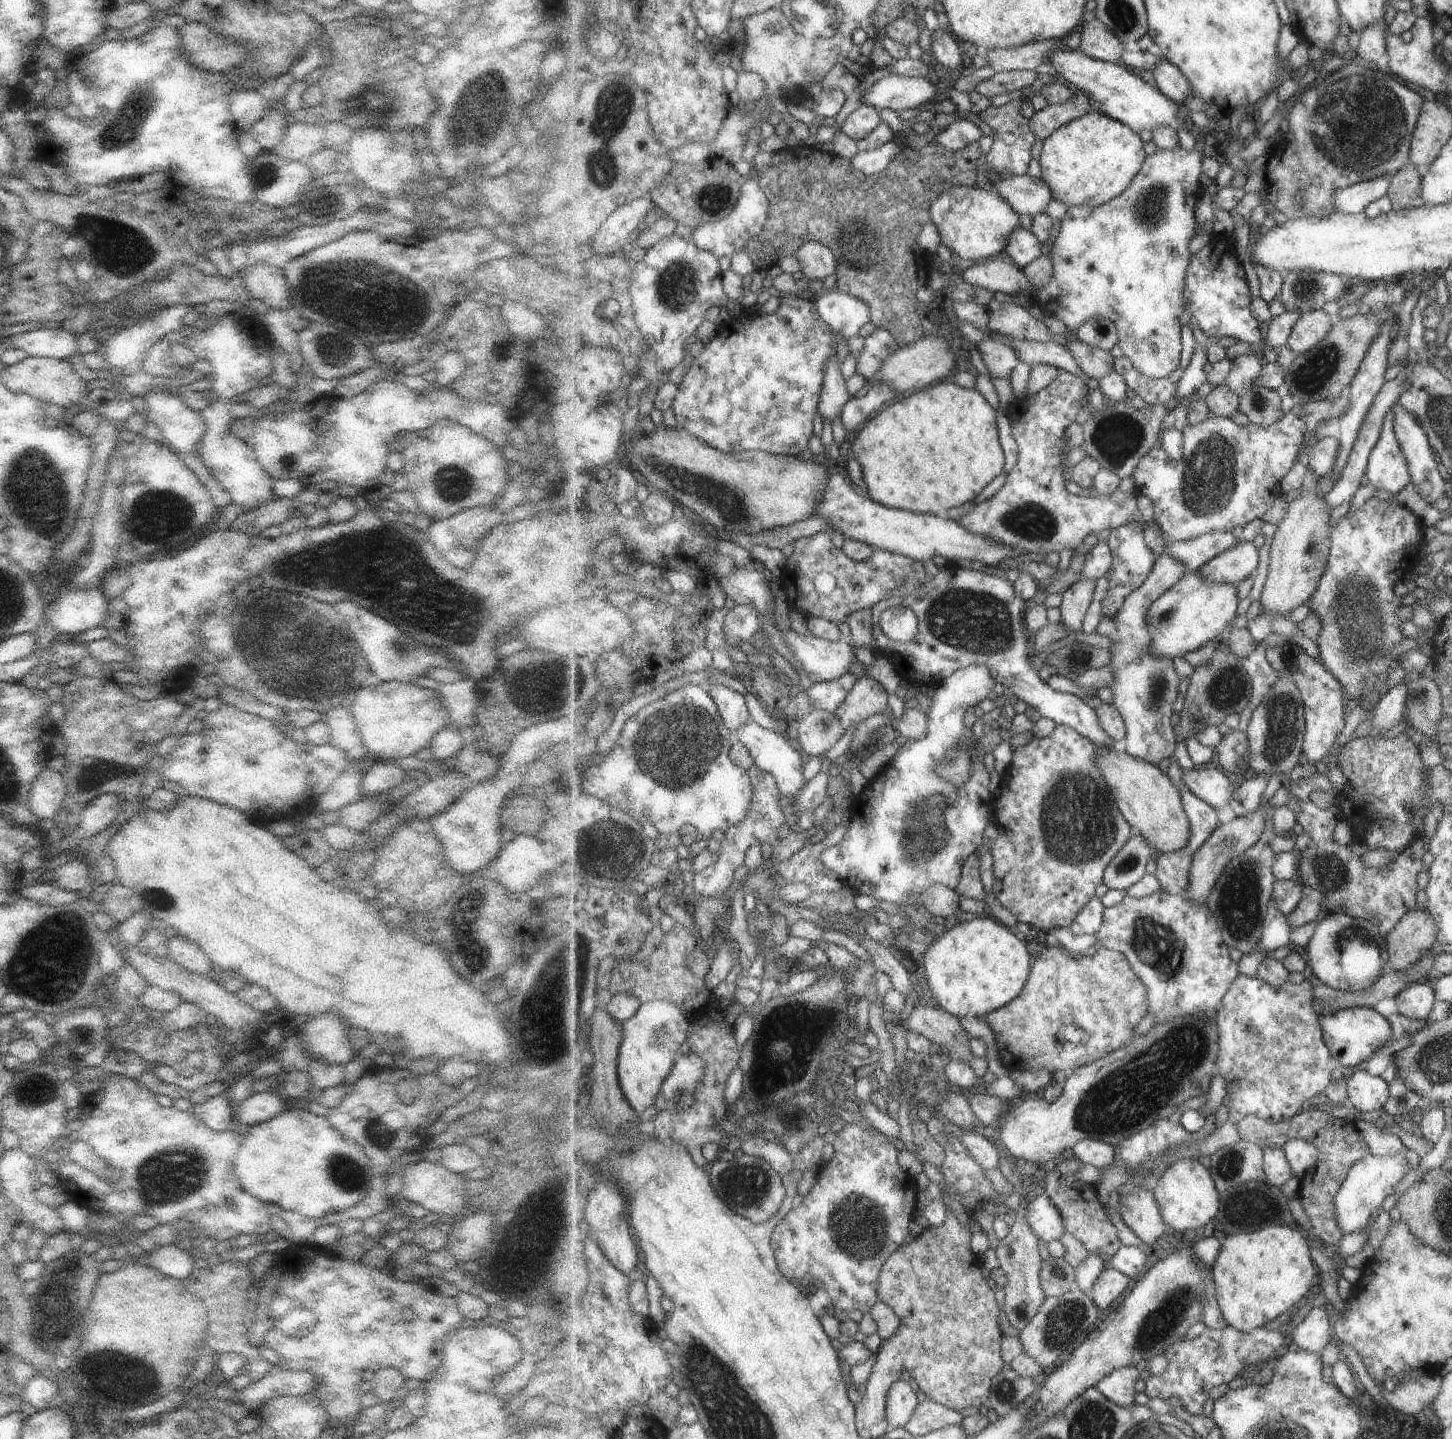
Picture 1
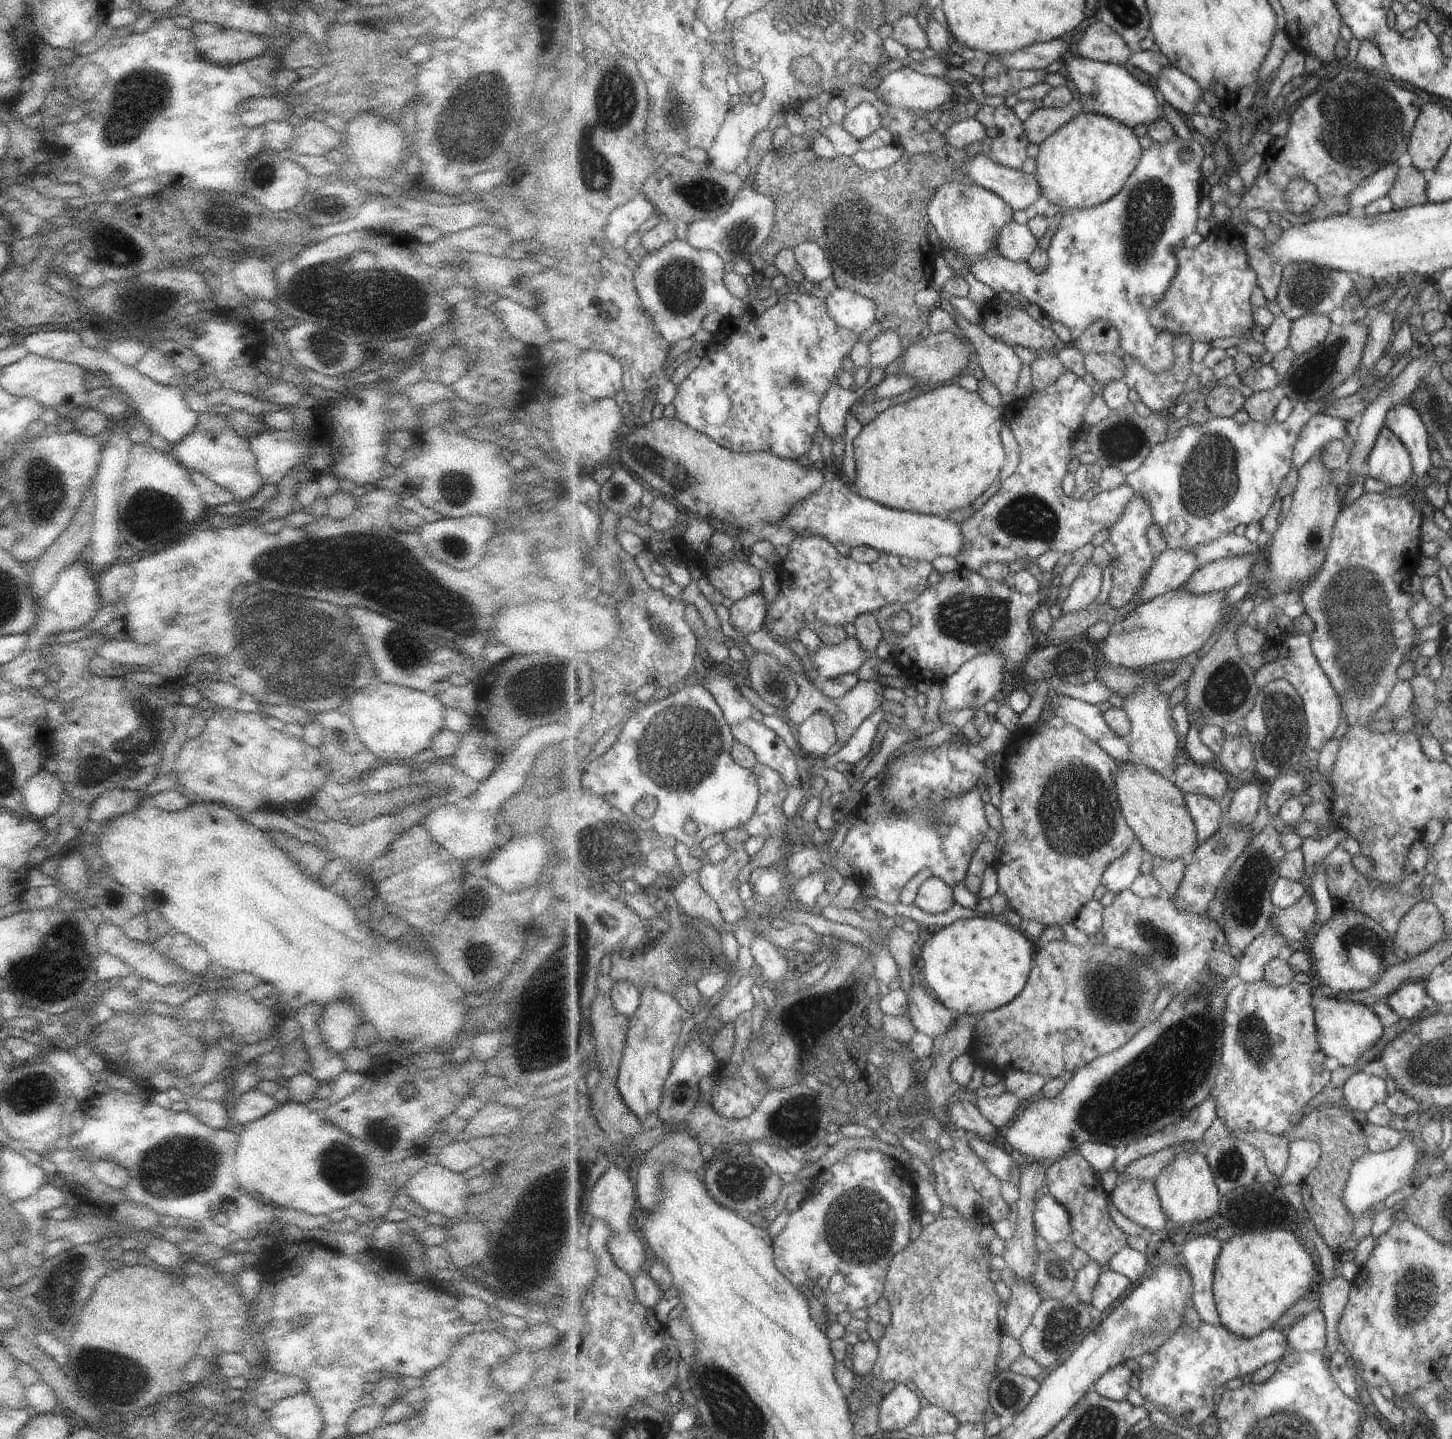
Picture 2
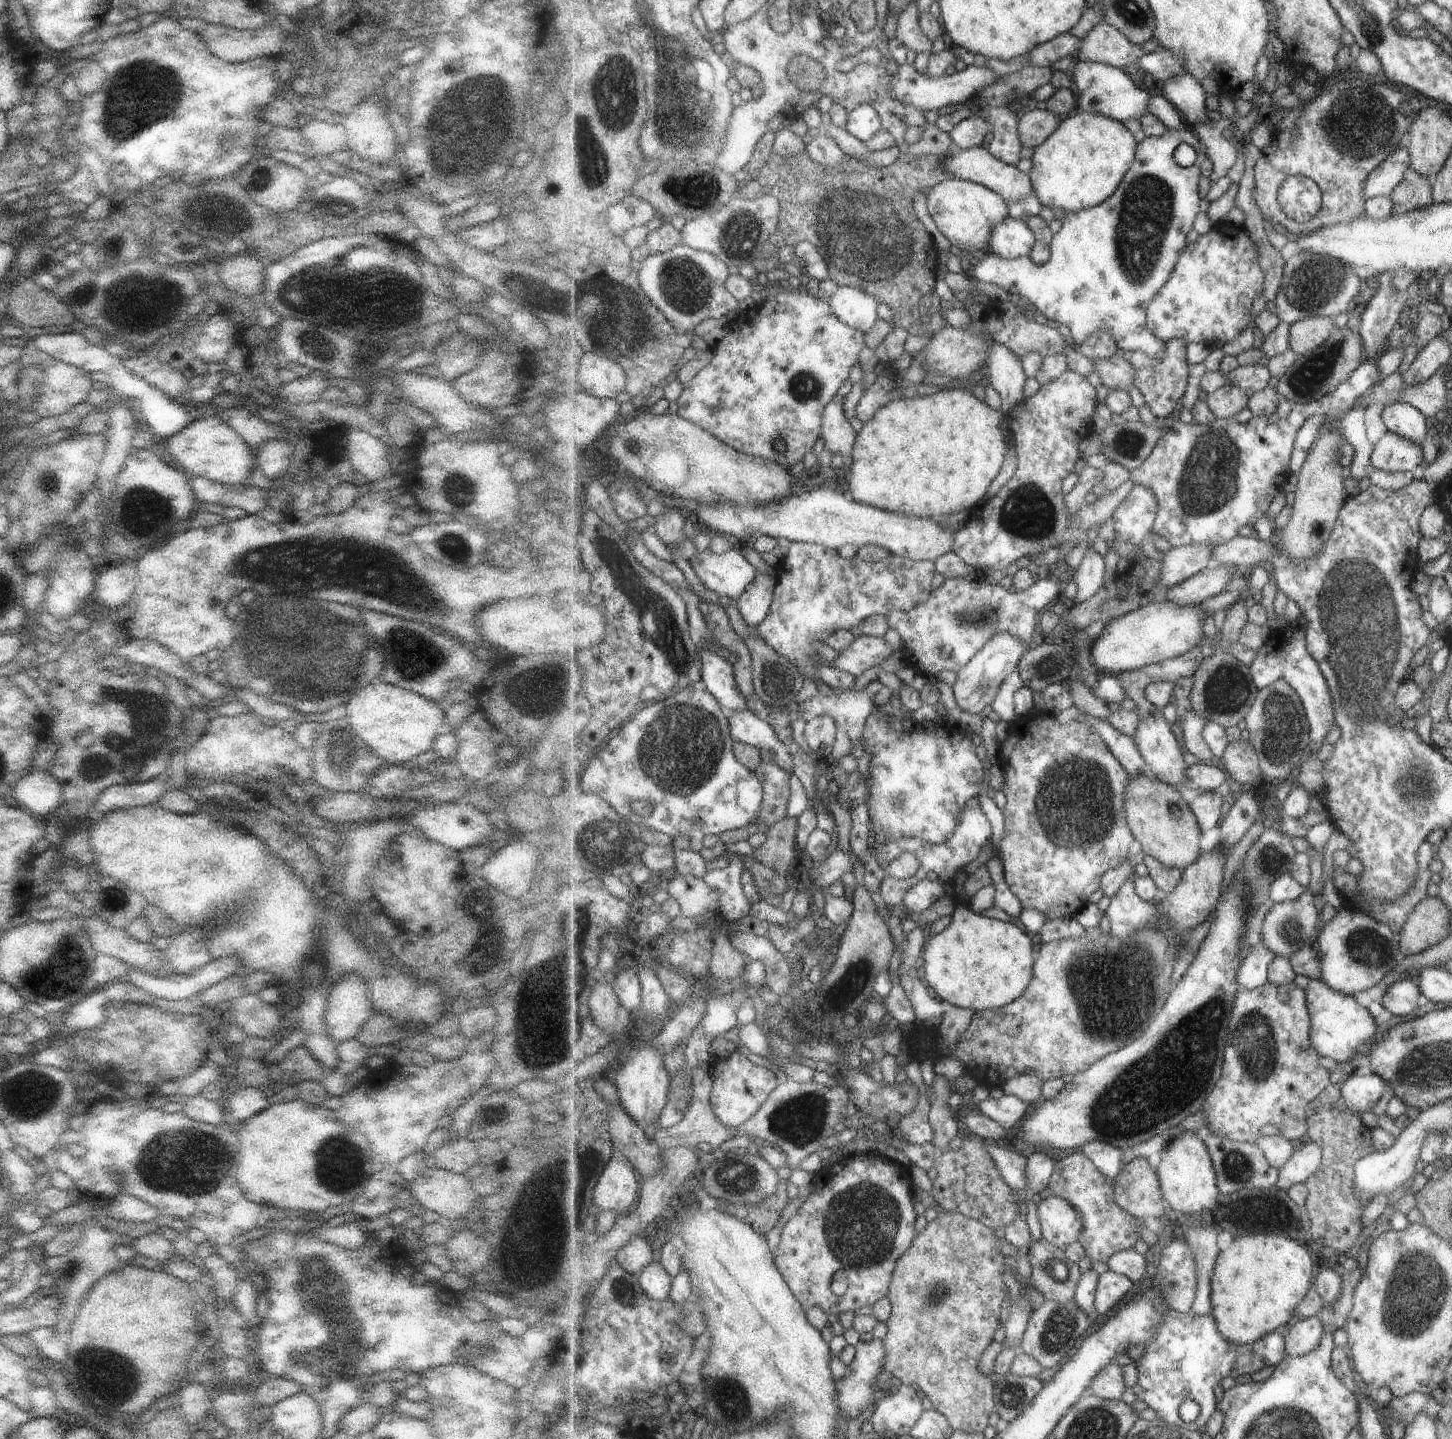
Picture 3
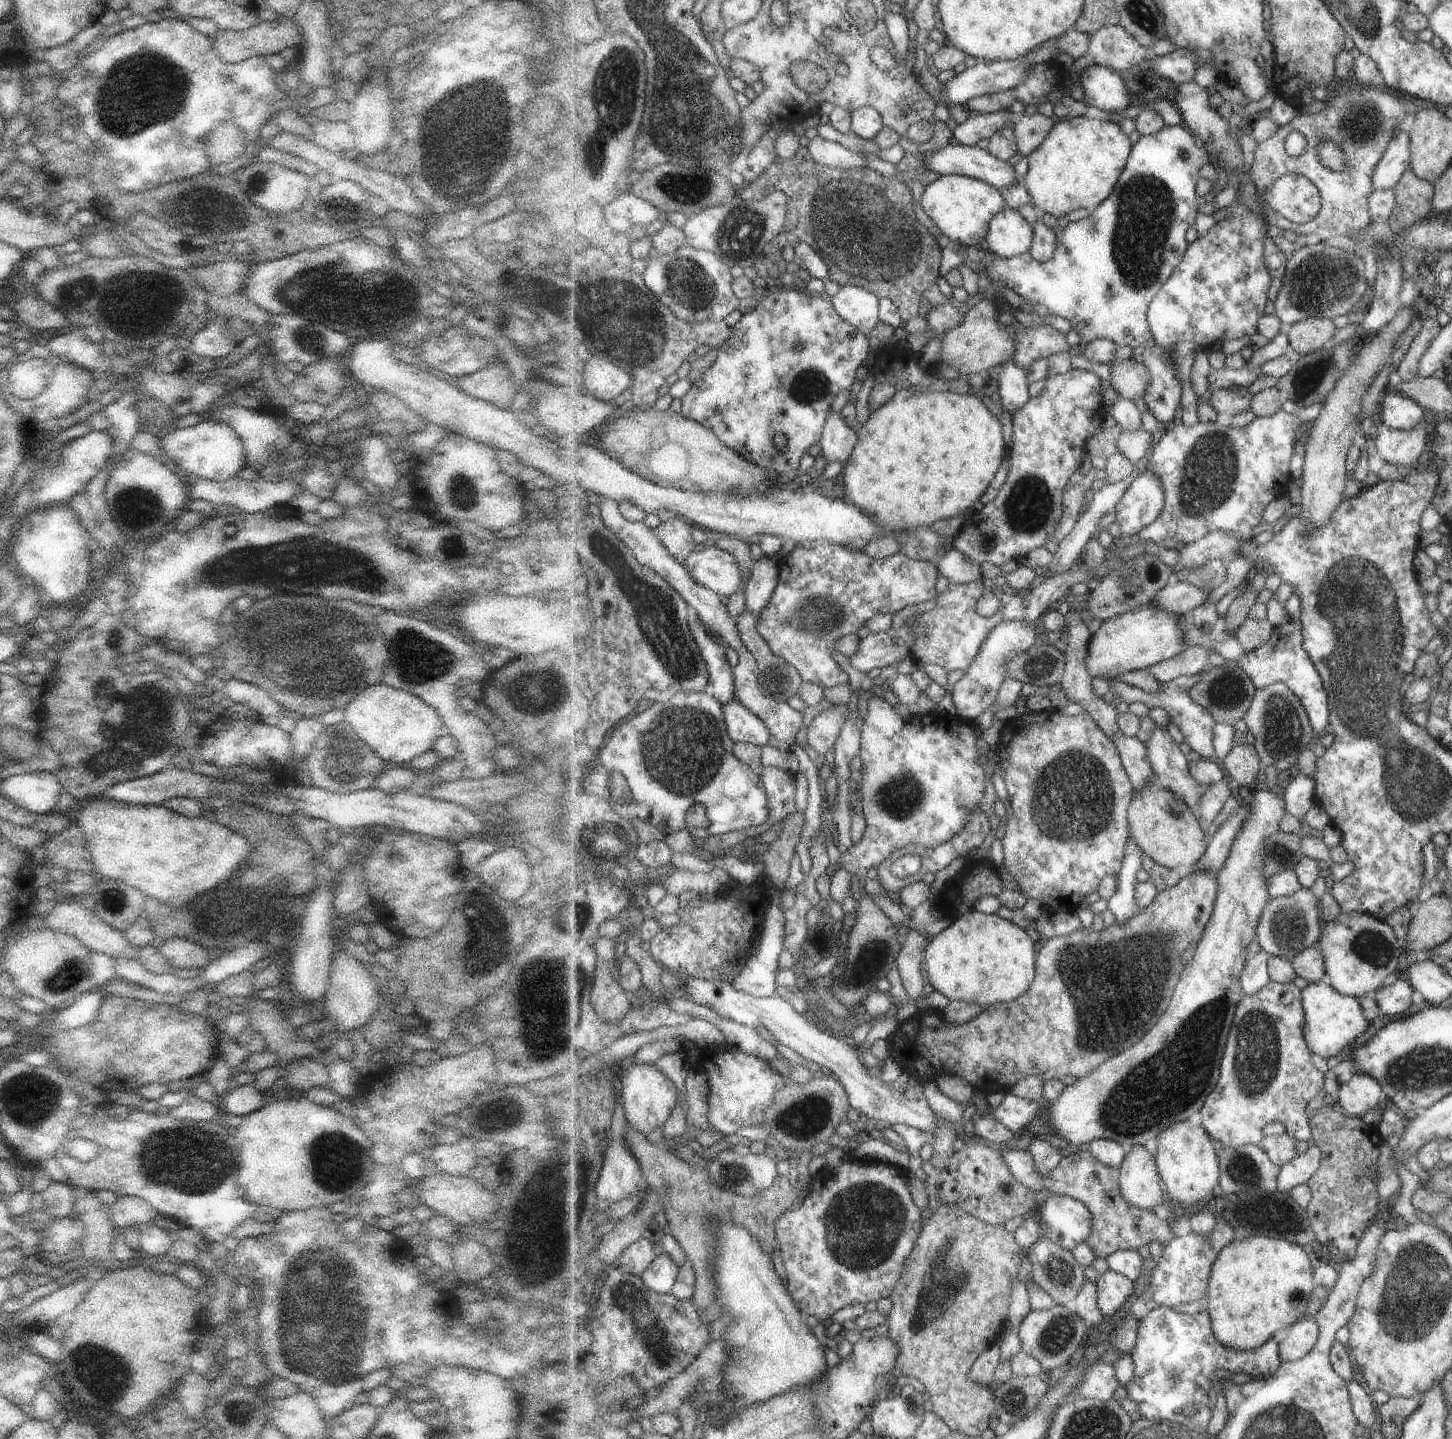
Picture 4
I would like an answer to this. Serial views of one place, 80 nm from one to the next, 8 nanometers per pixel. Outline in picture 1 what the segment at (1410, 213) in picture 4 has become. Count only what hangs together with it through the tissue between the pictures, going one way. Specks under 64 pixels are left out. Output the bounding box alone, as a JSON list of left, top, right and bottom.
[1388,162,1423,210]

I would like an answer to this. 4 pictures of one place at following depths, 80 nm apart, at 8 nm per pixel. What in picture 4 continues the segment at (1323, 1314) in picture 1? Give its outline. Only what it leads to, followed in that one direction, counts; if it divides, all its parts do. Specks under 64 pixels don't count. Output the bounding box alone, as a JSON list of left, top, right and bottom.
[1280,1316,1320,1362]

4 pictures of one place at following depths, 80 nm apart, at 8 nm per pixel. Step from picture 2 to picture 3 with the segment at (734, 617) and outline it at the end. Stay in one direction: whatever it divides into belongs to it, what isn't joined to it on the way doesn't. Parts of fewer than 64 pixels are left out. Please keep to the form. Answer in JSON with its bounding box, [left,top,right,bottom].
[738,572,776,628]

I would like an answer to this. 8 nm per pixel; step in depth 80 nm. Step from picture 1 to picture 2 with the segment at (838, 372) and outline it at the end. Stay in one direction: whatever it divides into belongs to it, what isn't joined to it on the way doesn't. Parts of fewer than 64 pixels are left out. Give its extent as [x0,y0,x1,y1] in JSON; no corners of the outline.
[820,368,886,439]

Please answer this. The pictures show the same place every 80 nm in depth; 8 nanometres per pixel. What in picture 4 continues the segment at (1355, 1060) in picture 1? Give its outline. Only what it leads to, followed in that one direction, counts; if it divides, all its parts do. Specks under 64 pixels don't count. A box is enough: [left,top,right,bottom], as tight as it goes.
[1302,980,1370,1060]

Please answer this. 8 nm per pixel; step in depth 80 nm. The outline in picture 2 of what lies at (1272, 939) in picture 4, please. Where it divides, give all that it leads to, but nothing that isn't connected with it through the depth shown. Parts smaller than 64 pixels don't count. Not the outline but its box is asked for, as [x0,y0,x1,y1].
[1272,891,1317,942]

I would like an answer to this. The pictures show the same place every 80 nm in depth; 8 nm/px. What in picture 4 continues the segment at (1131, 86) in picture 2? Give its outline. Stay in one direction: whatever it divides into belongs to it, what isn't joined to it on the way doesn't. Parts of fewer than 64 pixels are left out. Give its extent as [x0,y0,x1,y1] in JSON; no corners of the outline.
[1079,65,1129,113]

